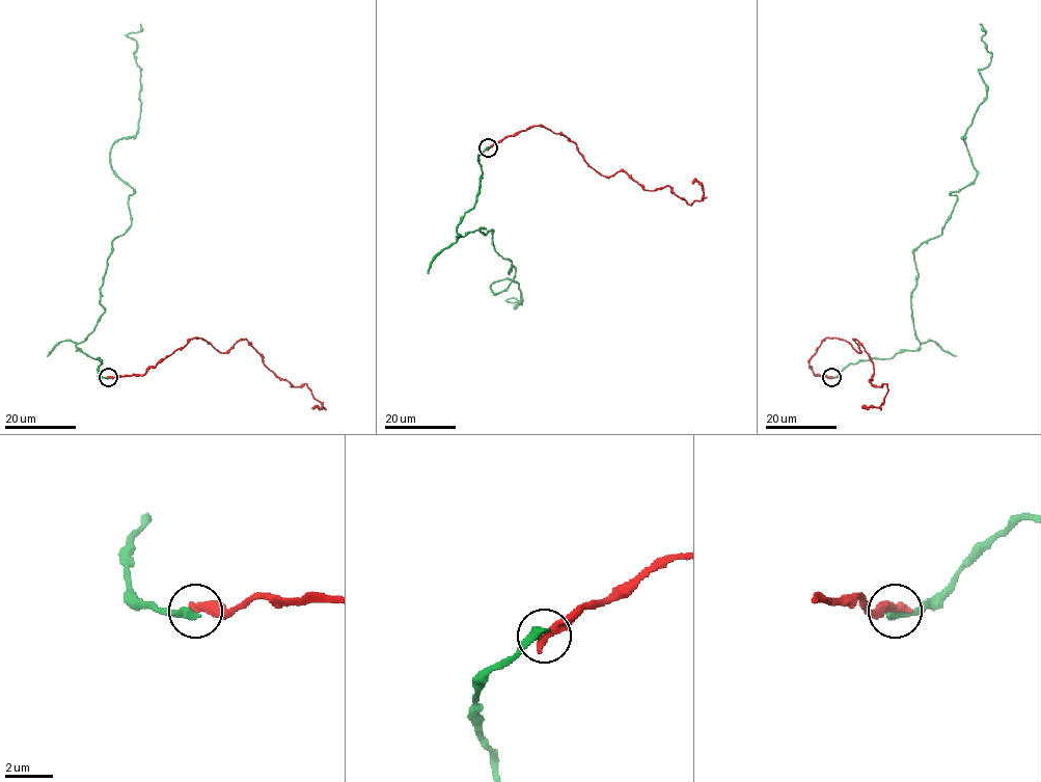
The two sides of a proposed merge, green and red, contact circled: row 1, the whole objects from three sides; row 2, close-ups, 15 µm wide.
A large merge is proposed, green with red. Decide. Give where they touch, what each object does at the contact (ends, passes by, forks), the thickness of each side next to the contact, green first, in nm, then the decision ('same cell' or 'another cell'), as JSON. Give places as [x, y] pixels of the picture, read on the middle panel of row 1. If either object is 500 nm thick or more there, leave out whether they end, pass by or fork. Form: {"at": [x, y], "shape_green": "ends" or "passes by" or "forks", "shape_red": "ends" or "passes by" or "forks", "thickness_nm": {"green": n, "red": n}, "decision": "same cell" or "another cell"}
{"at": [488, 147], "shape_green": "ends", "shape_red": "ends", "thickness_nm": {"green": 360, "red": 420}, "decision": "another cell"}

